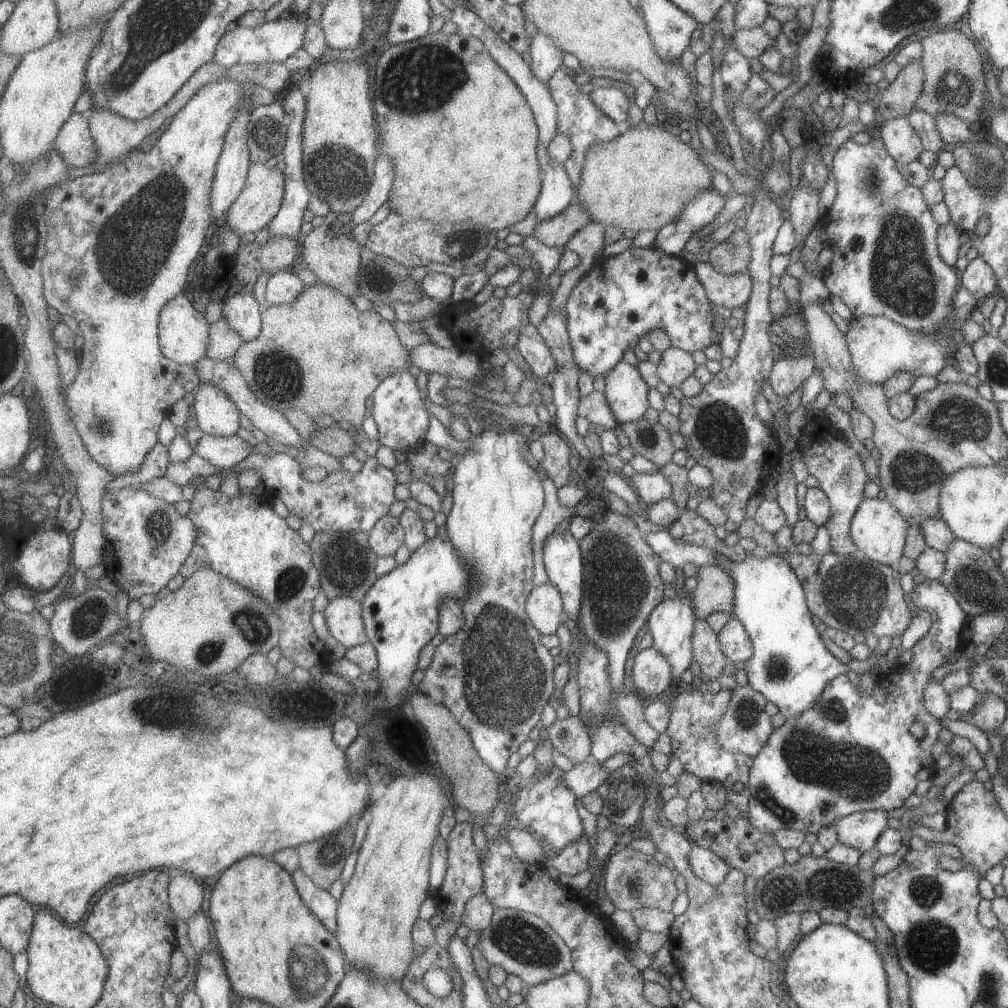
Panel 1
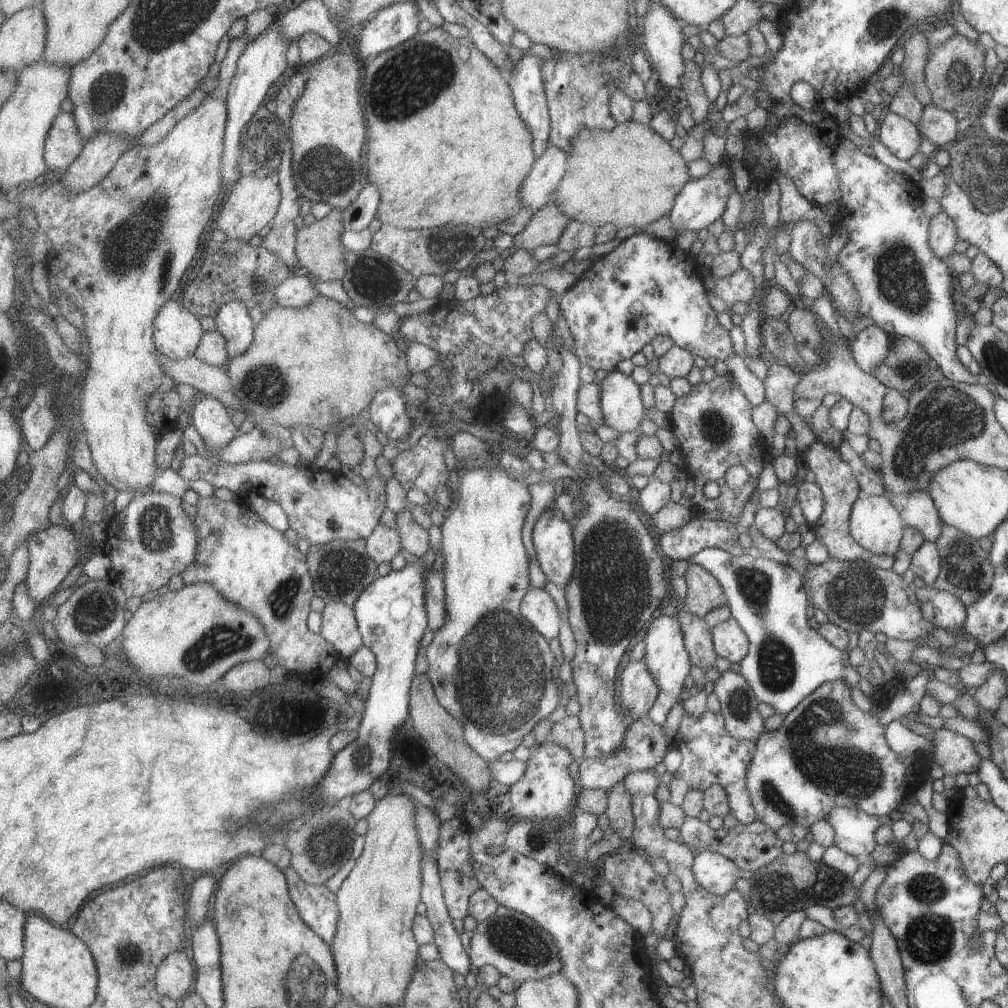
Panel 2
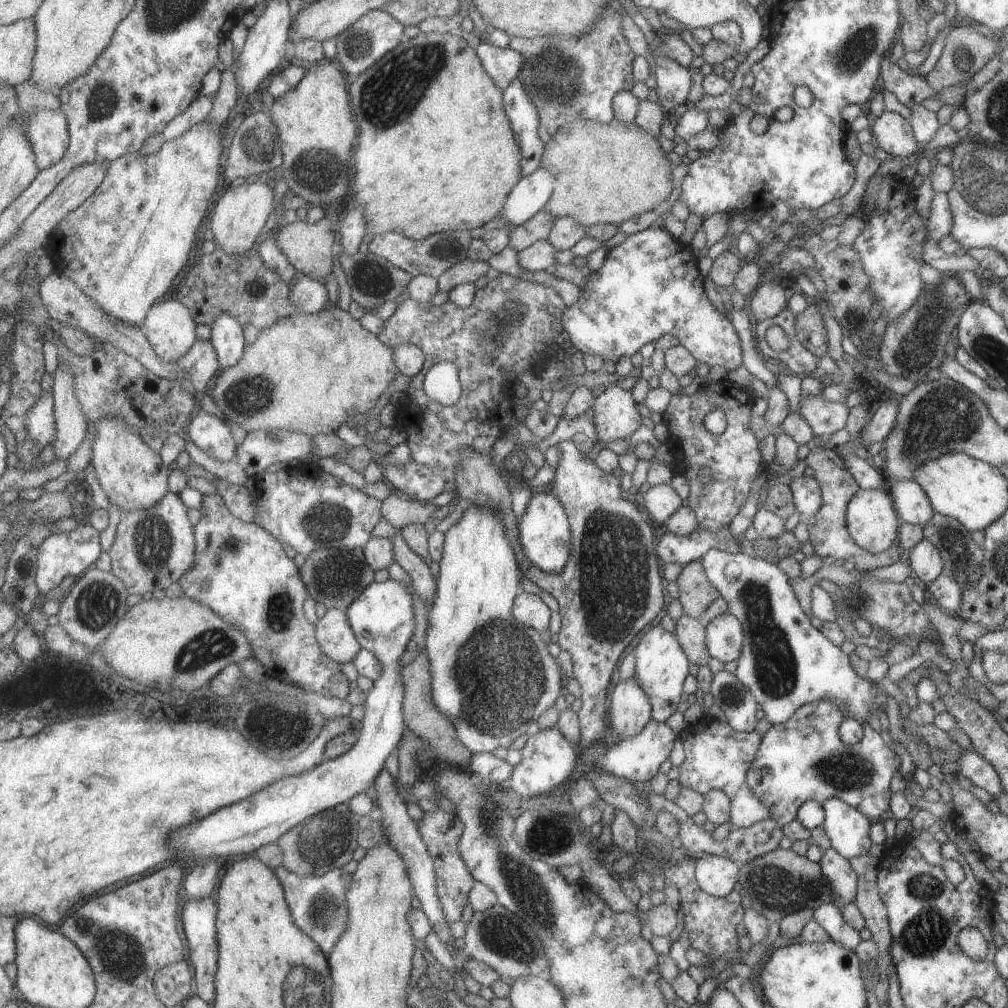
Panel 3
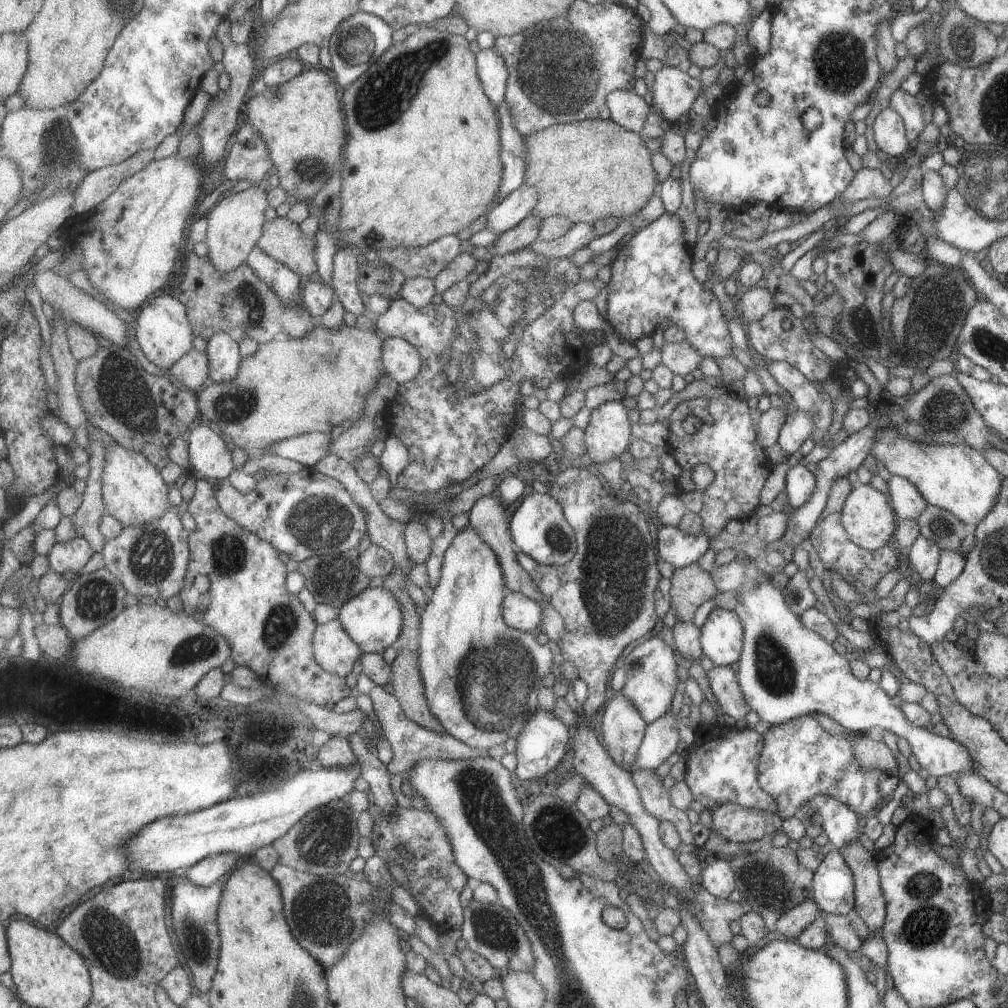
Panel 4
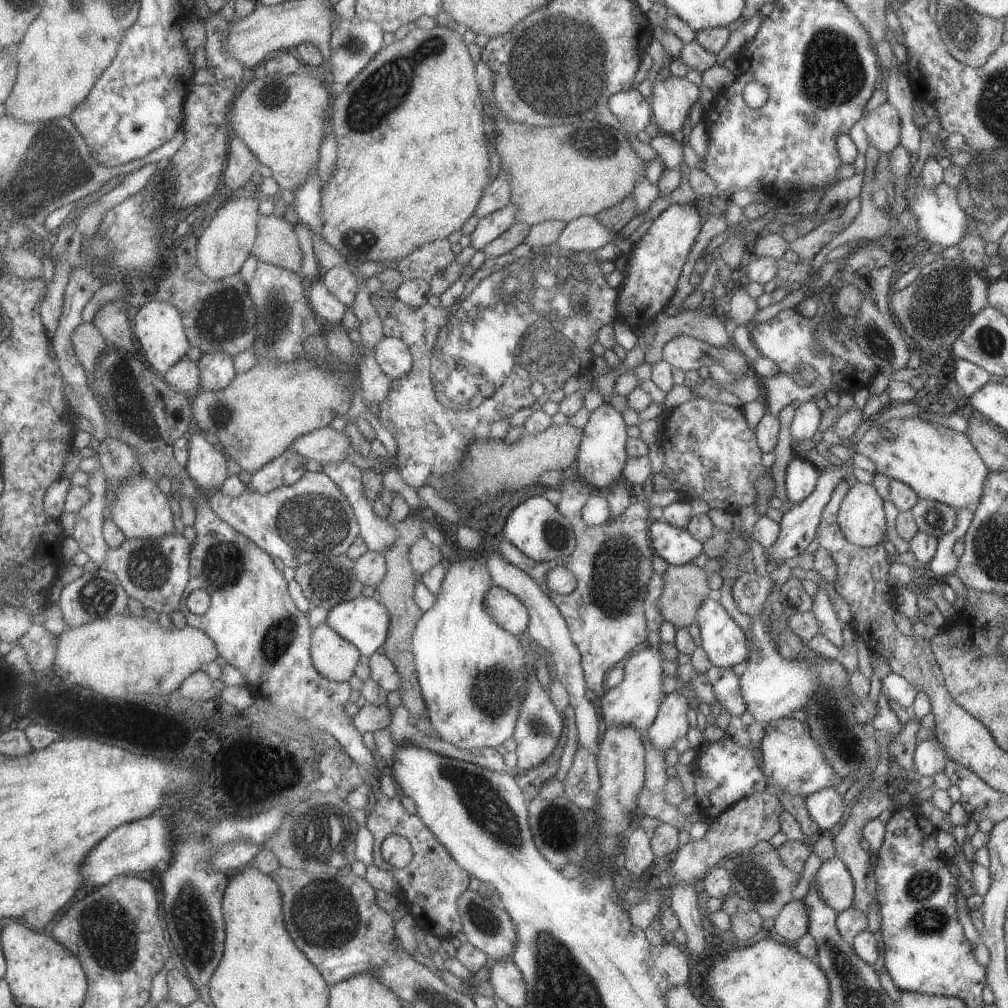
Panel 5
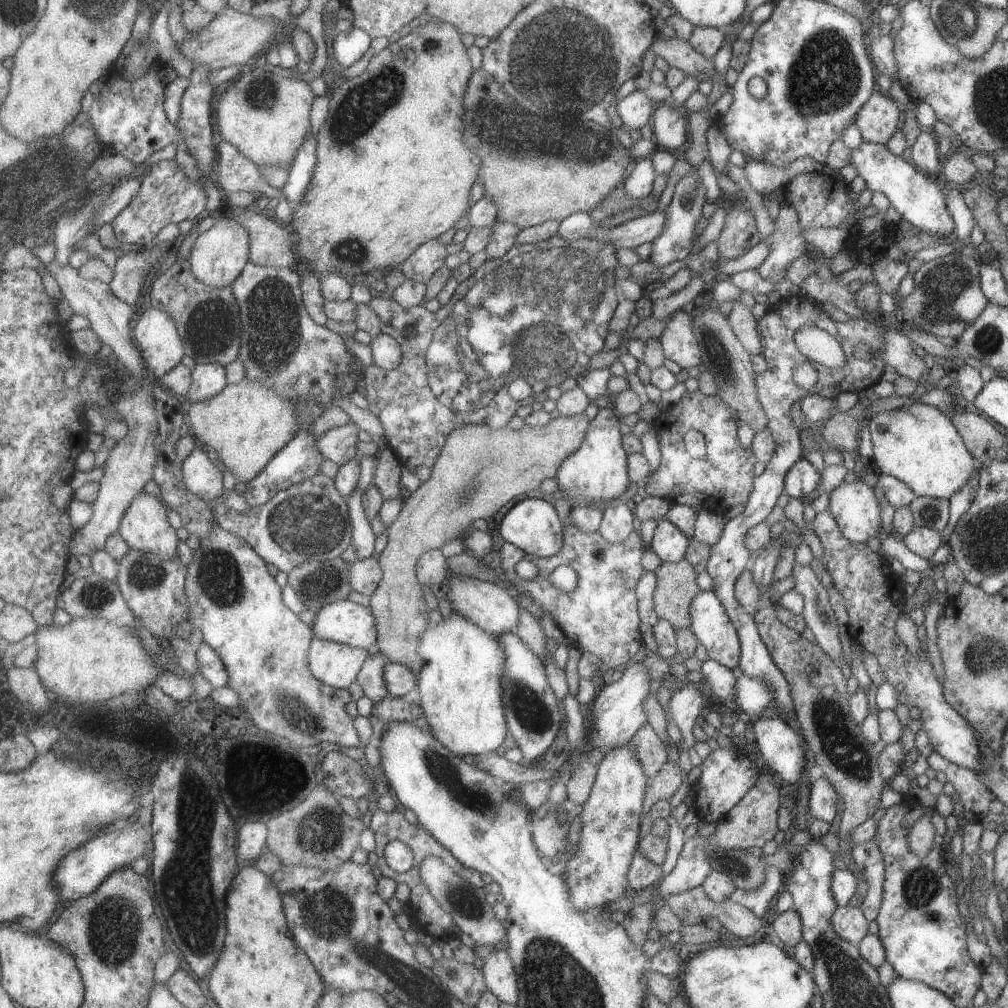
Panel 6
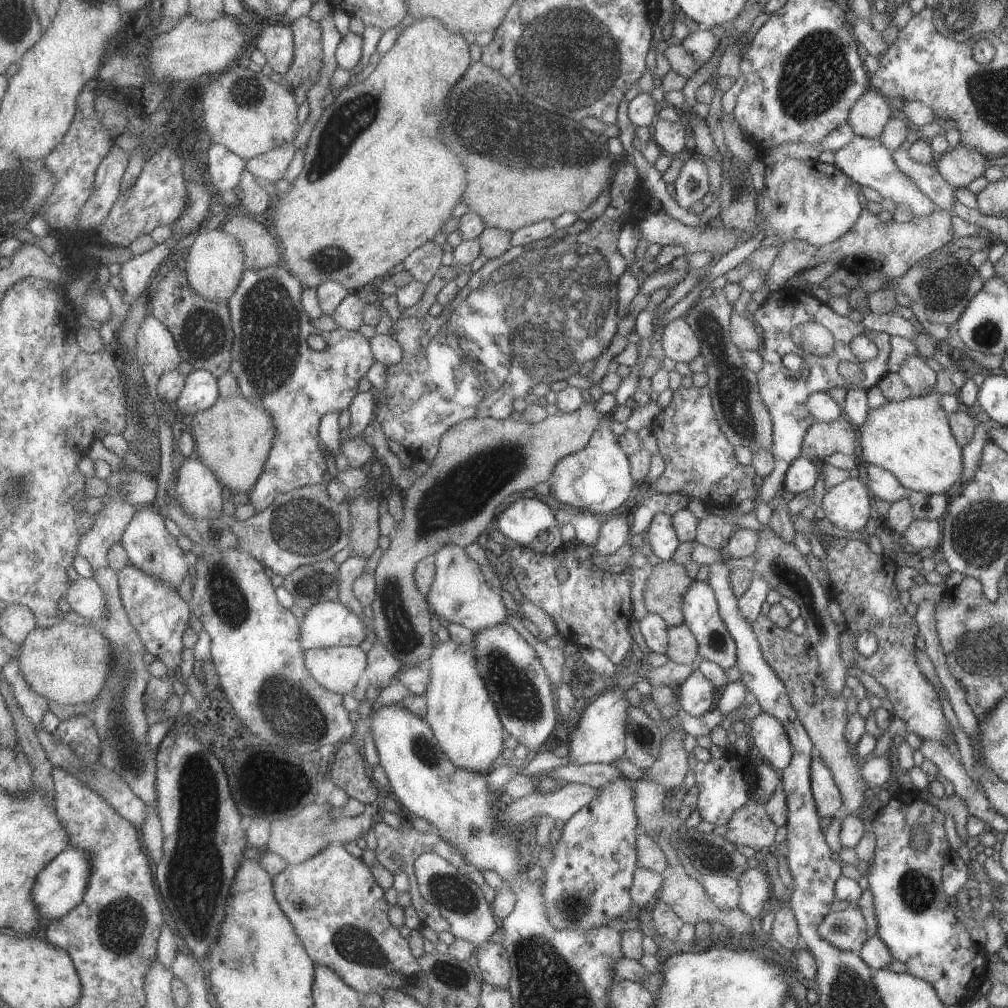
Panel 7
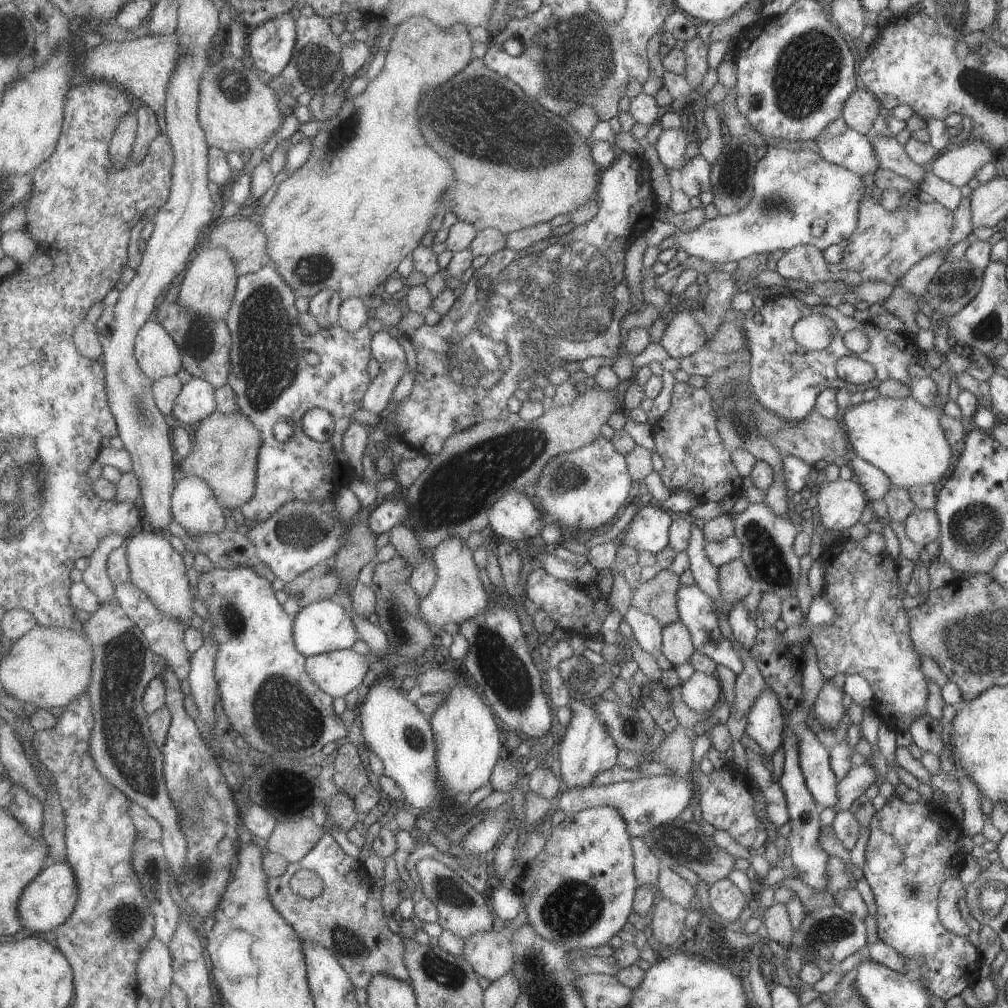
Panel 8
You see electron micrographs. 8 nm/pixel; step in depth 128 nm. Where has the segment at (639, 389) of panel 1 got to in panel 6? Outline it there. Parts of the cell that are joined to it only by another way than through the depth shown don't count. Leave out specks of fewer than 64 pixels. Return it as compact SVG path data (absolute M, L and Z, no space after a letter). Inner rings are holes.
M613 408L599 409L595 417L590 420L586 436L577 452L566 458L558 475L559 494L566 497L571 503L595 504L595 506L620 497L625 490L629 479L625 464L625 448L621 448L622 438L619 434L619 420L613 414Z

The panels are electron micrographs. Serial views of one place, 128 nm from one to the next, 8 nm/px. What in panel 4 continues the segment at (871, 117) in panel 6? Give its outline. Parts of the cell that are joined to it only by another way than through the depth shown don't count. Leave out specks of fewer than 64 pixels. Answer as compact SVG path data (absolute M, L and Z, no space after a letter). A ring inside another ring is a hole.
M889 106L875 116L871 130L870 135L874 138L876 148L887 156L903 157L911 148L901 116Z

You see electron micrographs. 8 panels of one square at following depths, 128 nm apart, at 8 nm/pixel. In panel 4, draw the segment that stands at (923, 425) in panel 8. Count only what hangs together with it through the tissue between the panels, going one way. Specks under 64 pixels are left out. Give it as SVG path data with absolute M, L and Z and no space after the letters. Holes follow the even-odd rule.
M901 428L876 430L870 448L874 460L885 466L891 475L911 482L930 504L954 514L964 524L977 524L995 504L1002 476L985 460L981 452L967 443L942 445L910 439Z

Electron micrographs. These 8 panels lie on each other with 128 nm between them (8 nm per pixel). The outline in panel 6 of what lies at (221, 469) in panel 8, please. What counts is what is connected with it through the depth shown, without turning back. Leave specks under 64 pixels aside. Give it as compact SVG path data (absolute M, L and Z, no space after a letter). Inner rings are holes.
M249 379L228 384L225 390L206 401L188 404L186 411L199 445L208 448L224 468L245 484L257 478L298 431L294 403Z

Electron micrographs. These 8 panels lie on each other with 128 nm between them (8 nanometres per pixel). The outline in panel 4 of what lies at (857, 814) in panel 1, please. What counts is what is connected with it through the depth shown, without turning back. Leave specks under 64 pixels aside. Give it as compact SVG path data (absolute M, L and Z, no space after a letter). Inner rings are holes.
M815 795L809 802L820 818L820 827L836 850L858 838L855 813L846 804L827 795Z

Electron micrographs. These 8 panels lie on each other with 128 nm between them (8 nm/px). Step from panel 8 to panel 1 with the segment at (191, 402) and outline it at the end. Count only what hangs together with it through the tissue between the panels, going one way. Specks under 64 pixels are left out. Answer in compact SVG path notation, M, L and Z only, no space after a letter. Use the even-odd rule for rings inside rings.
M243 292L226 300L222 314L238 331L244 343L248 343L259 338L262 333L262 314L265 308L261 306L254 292Z

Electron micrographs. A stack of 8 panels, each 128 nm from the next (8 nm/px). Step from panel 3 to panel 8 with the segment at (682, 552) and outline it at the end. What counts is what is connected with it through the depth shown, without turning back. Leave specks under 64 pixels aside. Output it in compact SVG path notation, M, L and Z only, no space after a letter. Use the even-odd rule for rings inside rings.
M655 503L639 507L618 541L621 545L636 549L637 553L648 551L655 555L669 544L672 518L672 514L657 508Z

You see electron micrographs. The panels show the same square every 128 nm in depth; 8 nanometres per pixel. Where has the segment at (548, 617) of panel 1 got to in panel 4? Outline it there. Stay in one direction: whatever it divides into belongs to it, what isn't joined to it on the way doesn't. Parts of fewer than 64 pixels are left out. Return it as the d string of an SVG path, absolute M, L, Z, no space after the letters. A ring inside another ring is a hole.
M509 591L502 602L502 611L509 626L520 631L538 632L543 609L523 593Z

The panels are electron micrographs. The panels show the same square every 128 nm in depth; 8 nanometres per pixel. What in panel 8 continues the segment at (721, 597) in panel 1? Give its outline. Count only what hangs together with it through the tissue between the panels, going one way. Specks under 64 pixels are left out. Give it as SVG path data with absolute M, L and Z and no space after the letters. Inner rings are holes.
M660 569L651 580L639 582L632 592L630 606L653 616L661 627L679 621L675 597L679 578L670 570Z

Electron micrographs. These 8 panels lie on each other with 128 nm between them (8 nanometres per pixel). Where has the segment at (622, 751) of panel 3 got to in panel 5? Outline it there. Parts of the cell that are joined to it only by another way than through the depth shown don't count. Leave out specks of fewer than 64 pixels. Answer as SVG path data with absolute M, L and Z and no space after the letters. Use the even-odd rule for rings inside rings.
M676 690L665 695L658 706L653 724L645 733L653 743L654 749L664 754L677 738L685 736L687 728L687 700Z

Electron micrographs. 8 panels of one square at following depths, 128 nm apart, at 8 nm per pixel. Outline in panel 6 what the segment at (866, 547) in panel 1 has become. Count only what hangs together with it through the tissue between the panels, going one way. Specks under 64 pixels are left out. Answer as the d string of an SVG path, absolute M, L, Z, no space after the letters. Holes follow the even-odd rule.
M861 478L835 487L830 492L827 510L841 534L851 542L866 544L869 537L882 535L879 504L872 488Z

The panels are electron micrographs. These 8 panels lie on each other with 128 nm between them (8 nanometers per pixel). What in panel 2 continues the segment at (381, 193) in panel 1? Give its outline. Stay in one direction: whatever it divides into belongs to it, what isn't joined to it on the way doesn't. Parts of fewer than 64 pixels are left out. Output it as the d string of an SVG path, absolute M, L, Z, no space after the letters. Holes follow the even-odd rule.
M369 183L359 198L344 210L344 230L361 232L378 216L381 204L381 191L376 184Z

